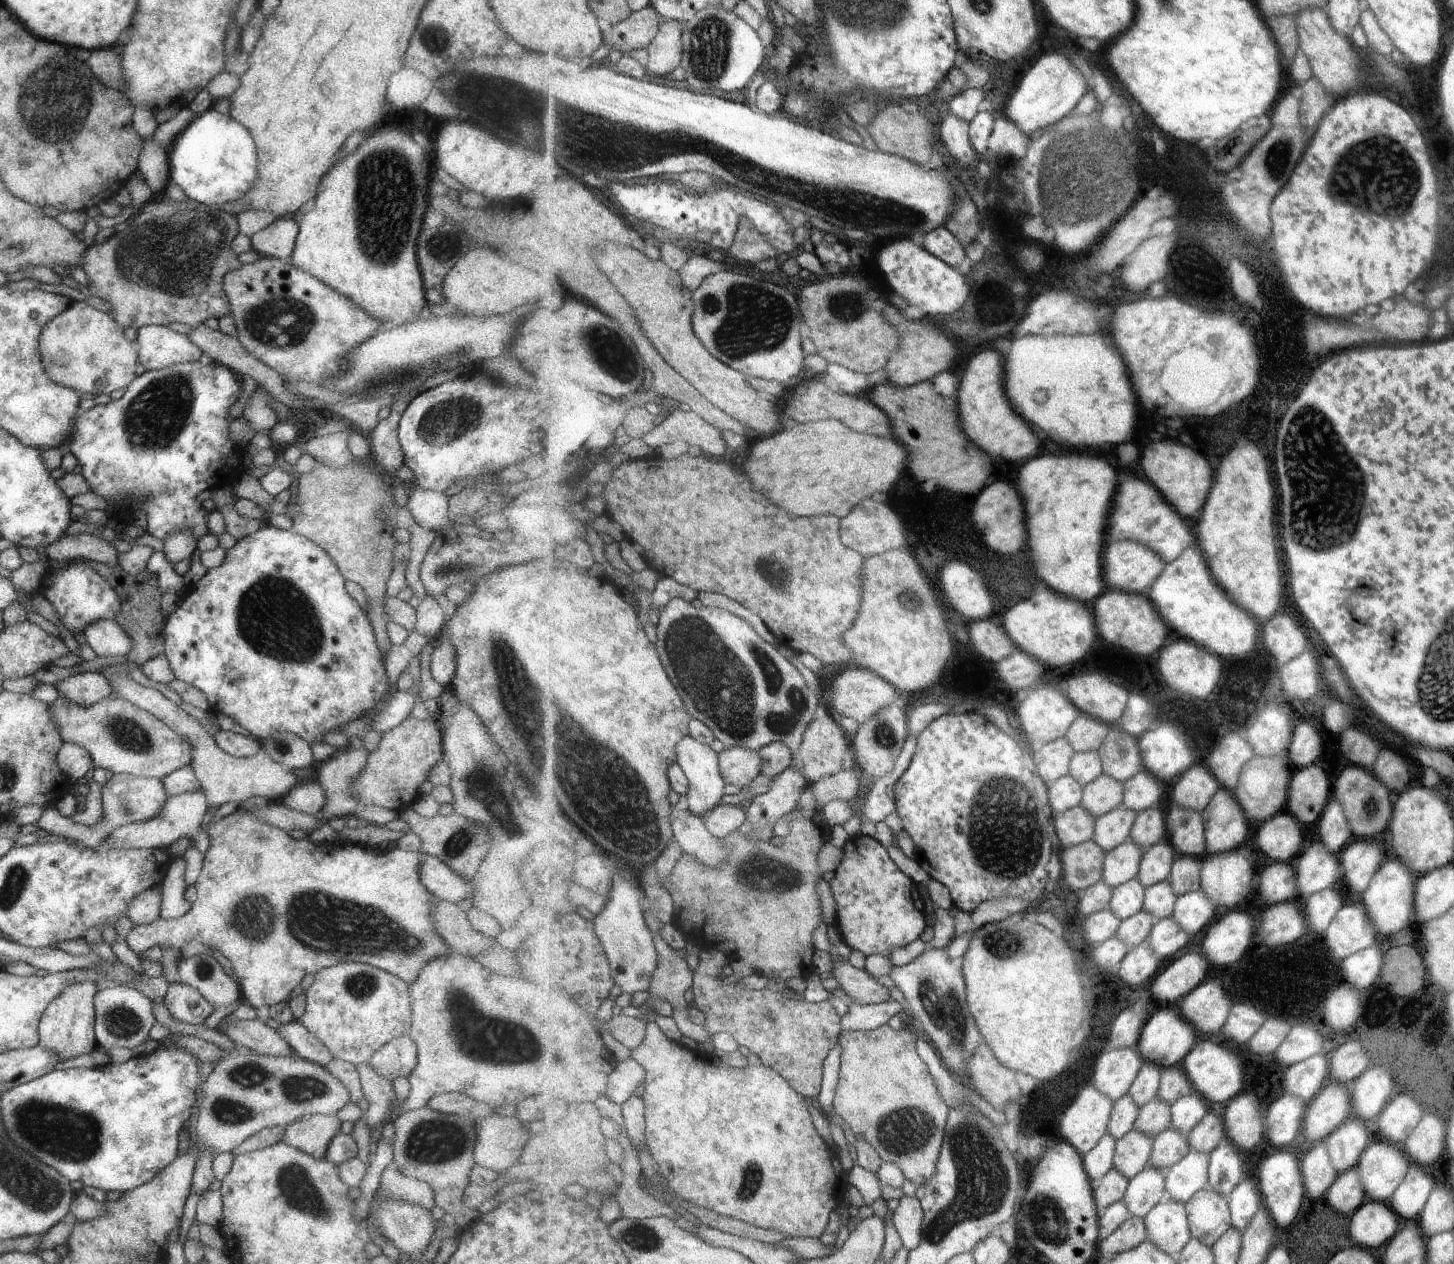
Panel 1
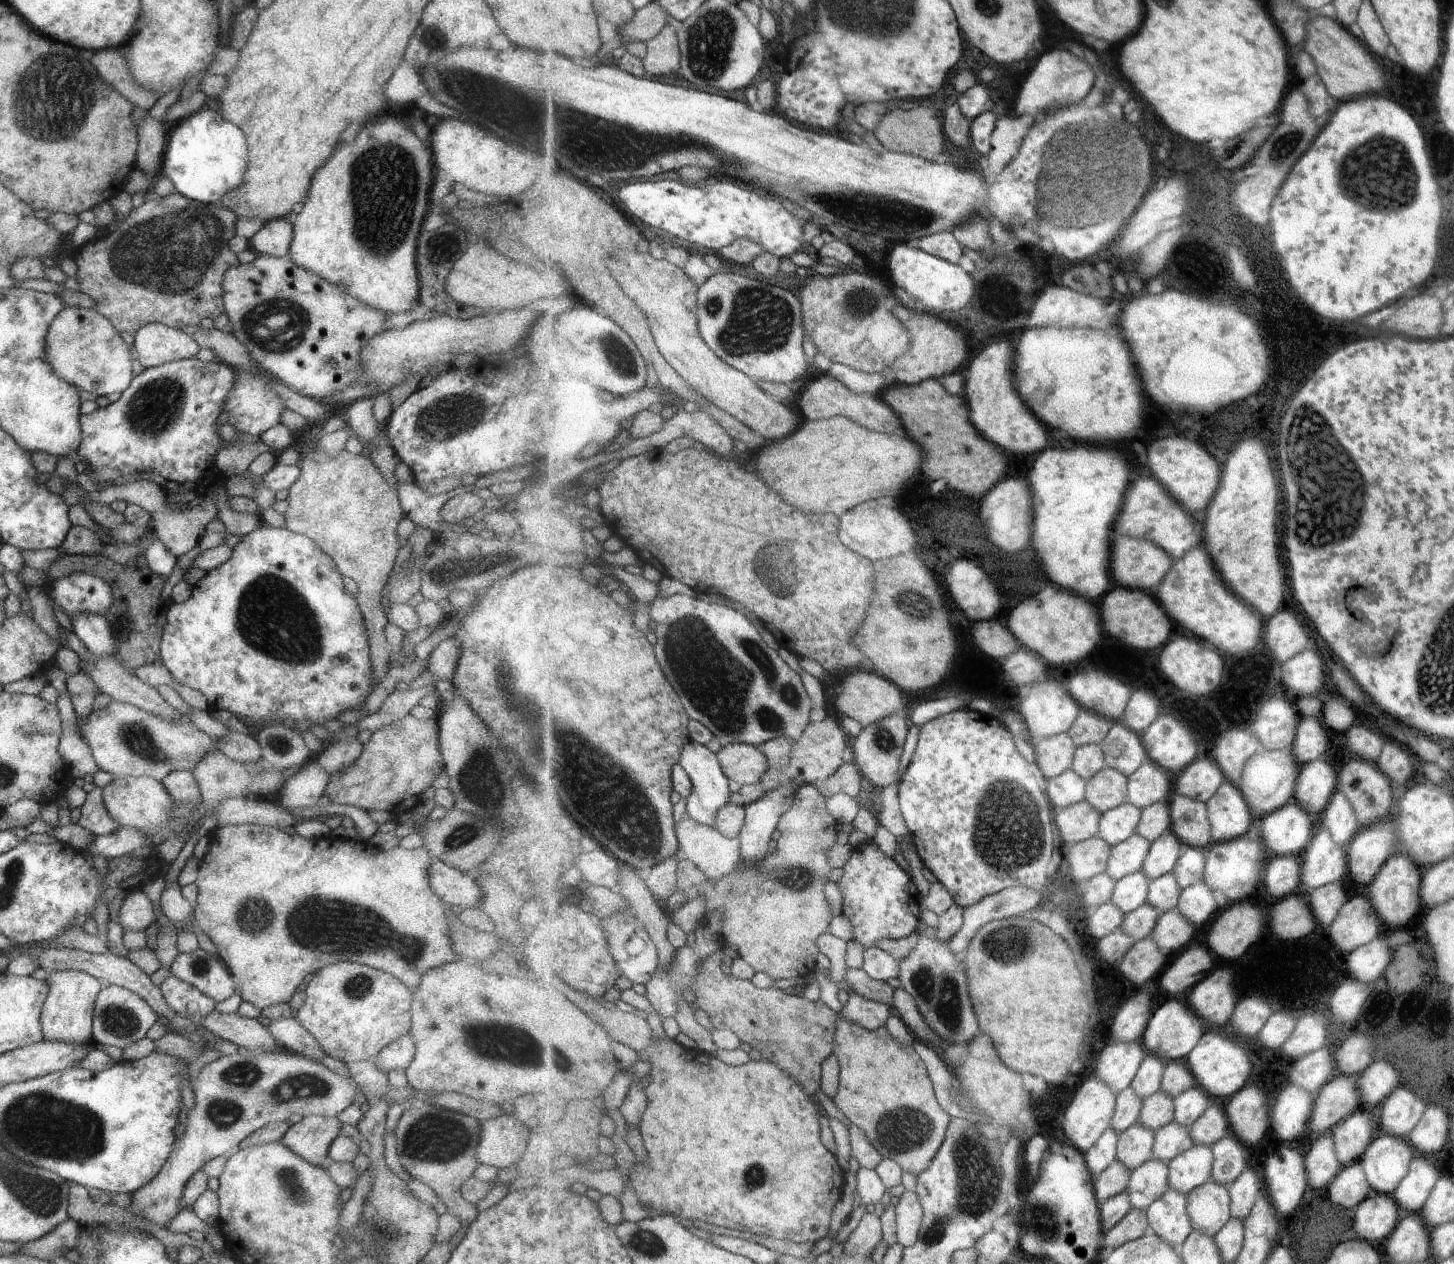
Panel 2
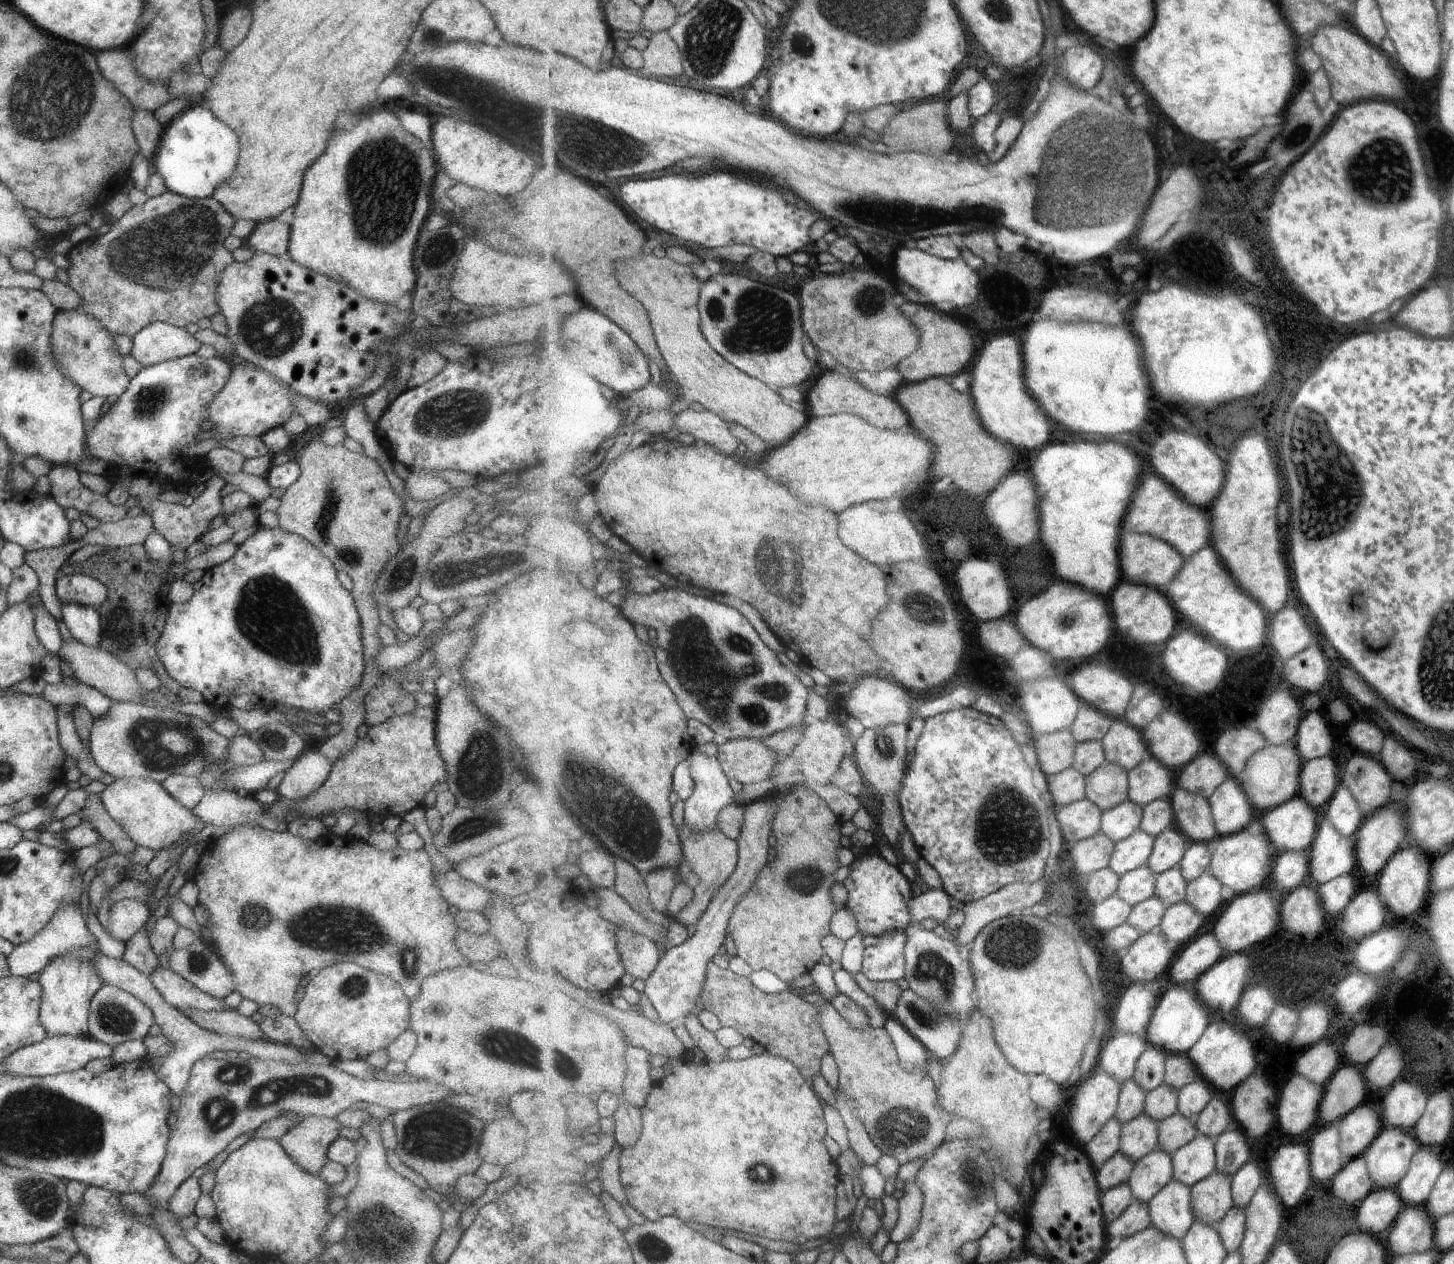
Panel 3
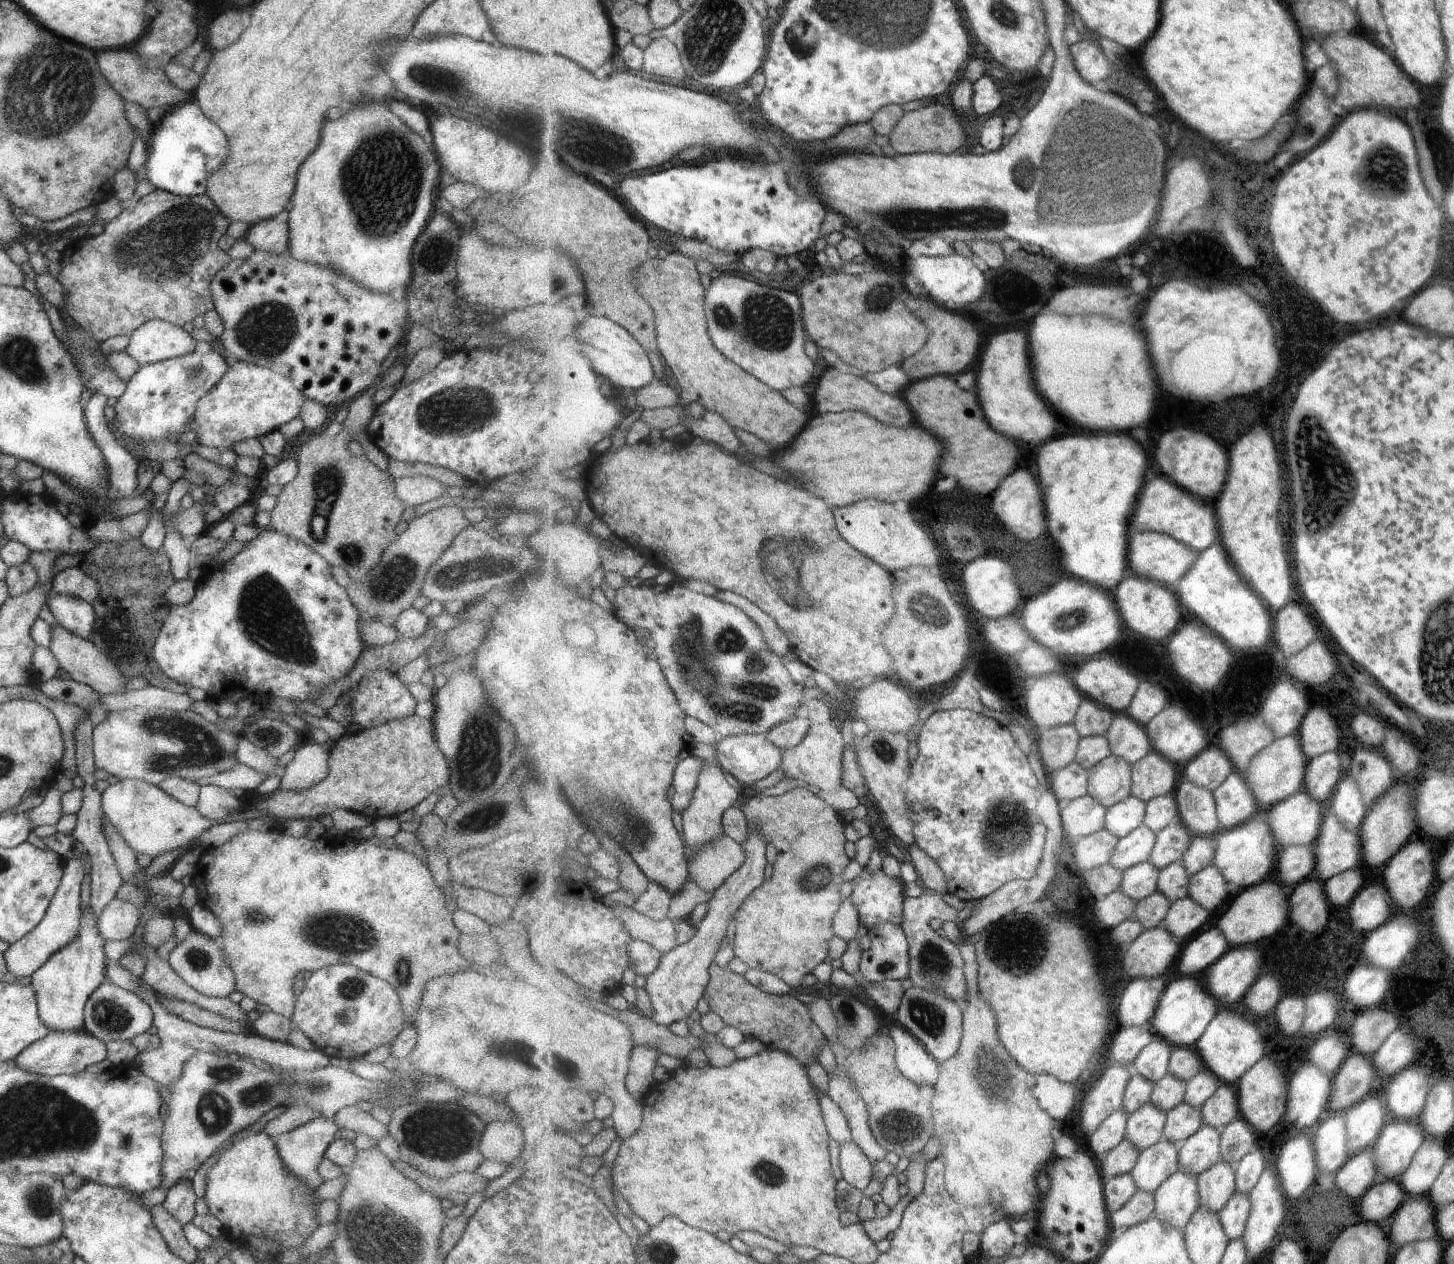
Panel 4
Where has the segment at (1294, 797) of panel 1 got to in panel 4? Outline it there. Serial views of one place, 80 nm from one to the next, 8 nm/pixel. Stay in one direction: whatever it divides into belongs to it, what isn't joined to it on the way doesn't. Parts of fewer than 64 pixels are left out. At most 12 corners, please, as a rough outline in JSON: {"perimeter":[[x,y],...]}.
{"perimeter":[[1336,752],[1310,759],[1304,789],[1317,802],[1337,790]]}

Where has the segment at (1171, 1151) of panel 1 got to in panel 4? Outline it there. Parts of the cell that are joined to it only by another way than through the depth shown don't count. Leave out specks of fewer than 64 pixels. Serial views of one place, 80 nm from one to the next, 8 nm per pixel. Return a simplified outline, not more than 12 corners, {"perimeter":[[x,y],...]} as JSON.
{"perimeter":[[1181,1103],[1166,1115],[1165,1140],[1191,1138],[1204,1125],[1201,1109]]}

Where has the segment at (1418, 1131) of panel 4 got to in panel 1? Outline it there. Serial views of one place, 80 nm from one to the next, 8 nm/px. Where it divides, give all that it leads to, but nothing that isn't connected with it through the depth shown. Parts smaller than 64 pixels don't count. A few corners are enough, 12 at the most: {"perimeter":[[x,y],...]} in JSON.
{"perimeter":[[1381,1138],[1356,1164],[1369,1200],[1387,1202],[1410,1163]]}

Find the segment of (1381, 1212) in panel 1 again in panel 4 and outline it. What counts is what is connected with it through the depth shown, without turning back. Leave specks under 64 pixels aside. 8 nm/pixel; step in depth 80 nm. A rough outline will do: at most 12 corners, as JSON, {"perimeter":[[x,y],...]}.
{"perimeter":[[1381,1179],[1361,1196],[1363,1221],[1389,1220],[1407,1194]]}

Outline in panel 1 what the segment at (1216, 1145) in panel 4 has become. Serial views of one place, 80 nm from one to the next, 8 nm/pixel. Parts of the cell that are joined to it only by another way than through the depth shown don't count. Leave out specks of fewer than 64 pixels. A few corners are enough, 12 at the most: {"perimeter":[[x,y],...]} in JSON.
{"perimeter":[[1191,1151],[1165,1172],[1185,1205],[1210,1182],[1210,1155]]}

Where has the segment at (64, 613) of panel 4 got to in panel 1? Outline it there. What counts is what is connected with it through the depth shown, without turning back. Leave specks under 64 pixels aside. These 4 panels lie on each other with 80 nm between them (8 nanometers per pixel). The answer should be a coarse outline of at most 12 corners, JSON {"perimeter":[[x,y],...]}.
{"perimeter":[[113,619],[90,622],[82,633],[100,657],[123,660],[130,636]]}

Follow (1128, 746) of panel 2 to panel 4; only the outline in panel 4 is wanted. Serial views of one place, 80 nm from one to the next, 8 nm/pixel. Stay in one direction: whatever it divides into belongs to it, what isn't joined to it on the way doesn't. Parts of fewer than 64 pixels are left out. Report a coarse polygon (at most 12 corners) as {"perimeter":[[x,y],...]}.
{"perimeter":[[1117,713],[1105,736],[1131,765],[1153,750],[1146,727]]}

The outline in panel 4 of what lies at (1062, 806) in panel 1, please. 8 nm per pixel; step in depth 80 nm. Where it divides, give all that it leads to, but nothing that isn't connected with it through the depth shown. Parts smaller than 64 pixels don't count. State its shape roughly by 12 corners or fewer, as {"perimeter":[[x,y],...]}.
{"perimeter":[[1077,762],[1051,772],[1060,805],[1087,796],[1088,770]]}

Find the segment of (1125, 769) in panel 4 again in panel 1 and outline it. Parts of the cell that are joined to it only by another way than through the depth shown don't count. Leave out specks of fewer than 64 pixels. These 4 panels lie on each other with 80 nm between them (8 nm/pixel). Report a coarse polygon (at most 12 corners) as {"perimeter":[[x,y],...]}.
{"perimeter":[[1103,773],[1081,806],[1099,818],[1123,806],[1125,783]]}

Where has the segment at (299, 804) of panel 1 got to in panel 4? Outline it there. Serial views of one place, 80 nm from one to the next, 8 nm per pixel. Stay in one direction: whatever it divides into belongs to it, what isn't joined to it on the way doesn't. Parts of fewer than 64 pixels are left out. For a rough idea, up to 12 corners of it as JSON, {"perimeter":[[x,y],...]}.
{"perimeter":[[298,744],[279,773],[281,791],[303,790],[327,776],[328,752]]}

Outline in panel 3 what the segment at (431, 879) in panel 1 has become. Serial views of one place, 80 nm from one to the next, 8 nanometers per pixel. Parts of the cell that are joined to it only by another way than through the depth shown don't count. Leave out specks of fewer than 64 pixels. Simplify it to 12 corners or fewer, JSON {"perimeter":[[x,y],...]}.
{"perimeter":[[455,869],[434,875],[441,896],[459,911],[483,915],[490,892]]}

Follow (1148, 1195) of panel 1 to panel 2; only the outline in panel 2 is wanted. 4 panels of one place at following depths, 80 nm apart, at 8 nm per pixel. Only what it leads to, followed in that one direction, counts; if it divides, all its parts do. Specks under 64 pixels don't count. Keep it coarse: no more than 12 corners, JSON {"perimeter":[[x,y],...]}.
{"perimeter":[[1169,1163],[1132,1171],[1132,1206],[1147,1211],[1170,1188]]}

